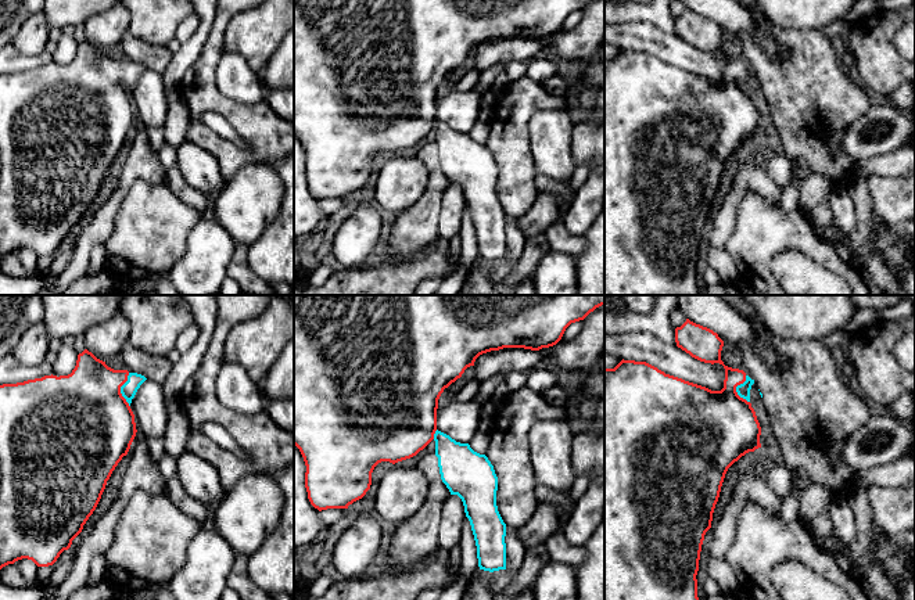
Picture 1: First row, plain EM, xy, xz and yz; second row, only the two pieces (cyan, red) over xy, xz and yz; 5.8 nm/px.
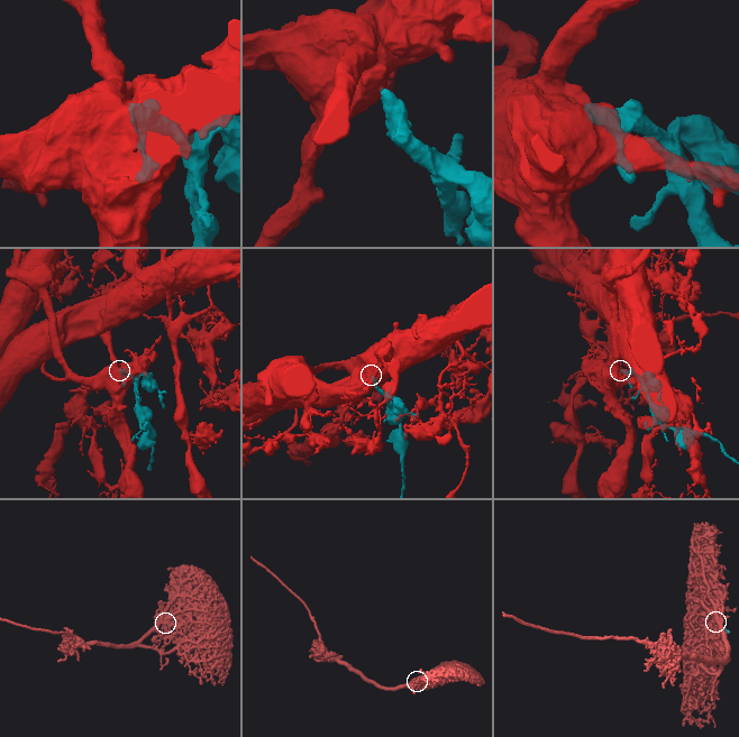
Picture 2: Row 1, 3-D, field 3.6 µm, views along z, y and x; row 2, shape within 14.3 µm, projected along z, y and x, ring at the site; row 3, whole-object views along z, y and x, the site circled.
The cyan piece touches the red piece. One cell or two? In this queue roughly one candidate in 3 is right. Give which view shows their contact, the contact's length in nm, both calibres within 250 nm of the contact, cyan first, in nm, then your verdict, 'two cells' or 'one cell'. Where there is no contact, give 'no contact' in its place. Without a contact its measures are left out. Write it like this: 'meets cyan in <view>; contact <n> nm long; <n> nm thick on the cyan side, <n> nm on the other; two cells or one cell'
meets cyan in xy; contact 200 nm long; 90 nm thick on the cyan side, 480 nm on the other; one cell

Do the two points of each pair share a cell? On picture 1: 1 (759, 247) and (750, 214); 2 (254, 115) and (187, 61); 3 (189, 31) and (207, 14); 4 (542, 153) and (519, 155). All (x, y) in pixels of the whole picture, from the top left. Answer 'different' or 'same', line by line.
1: same
2: different
3: different
4: different

